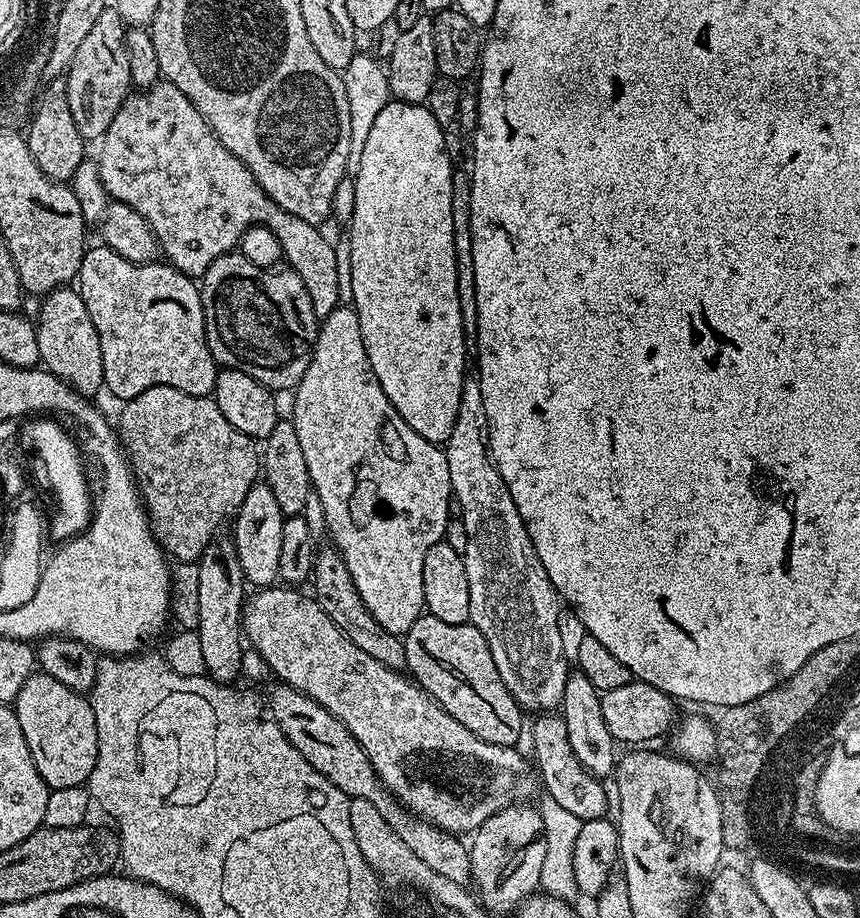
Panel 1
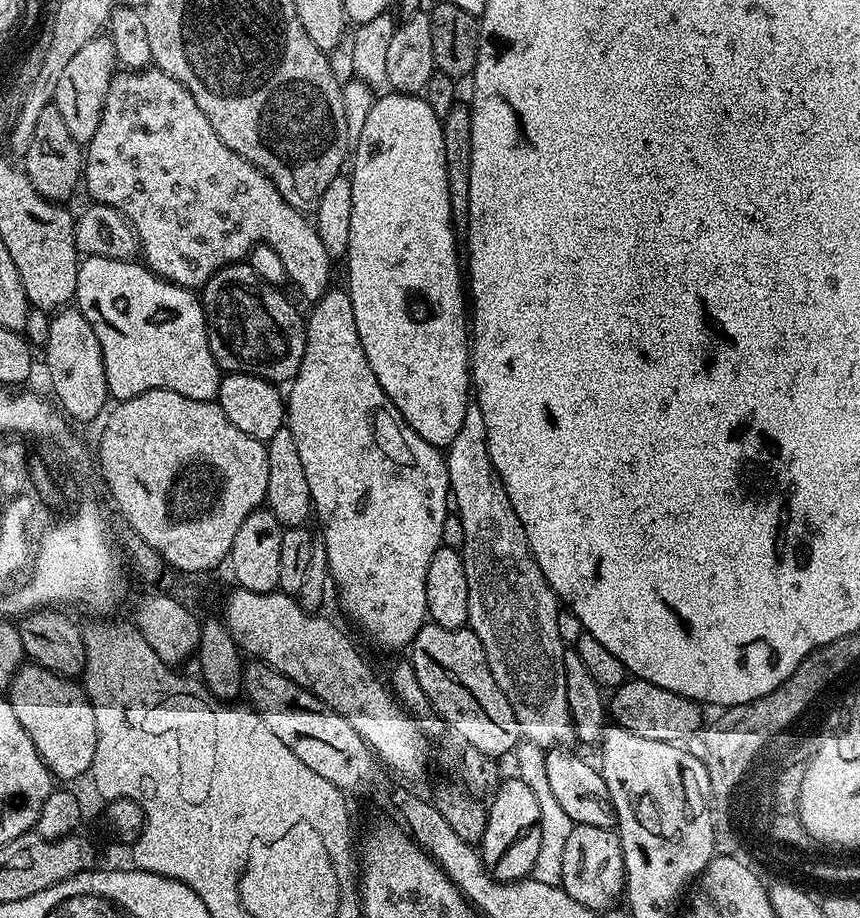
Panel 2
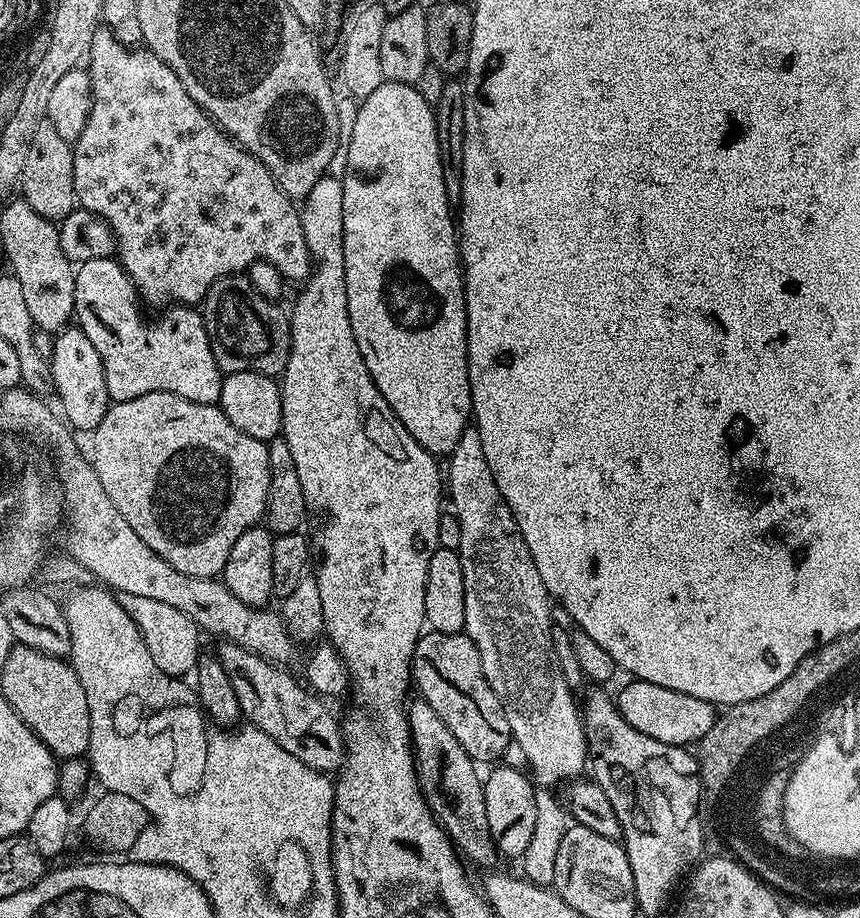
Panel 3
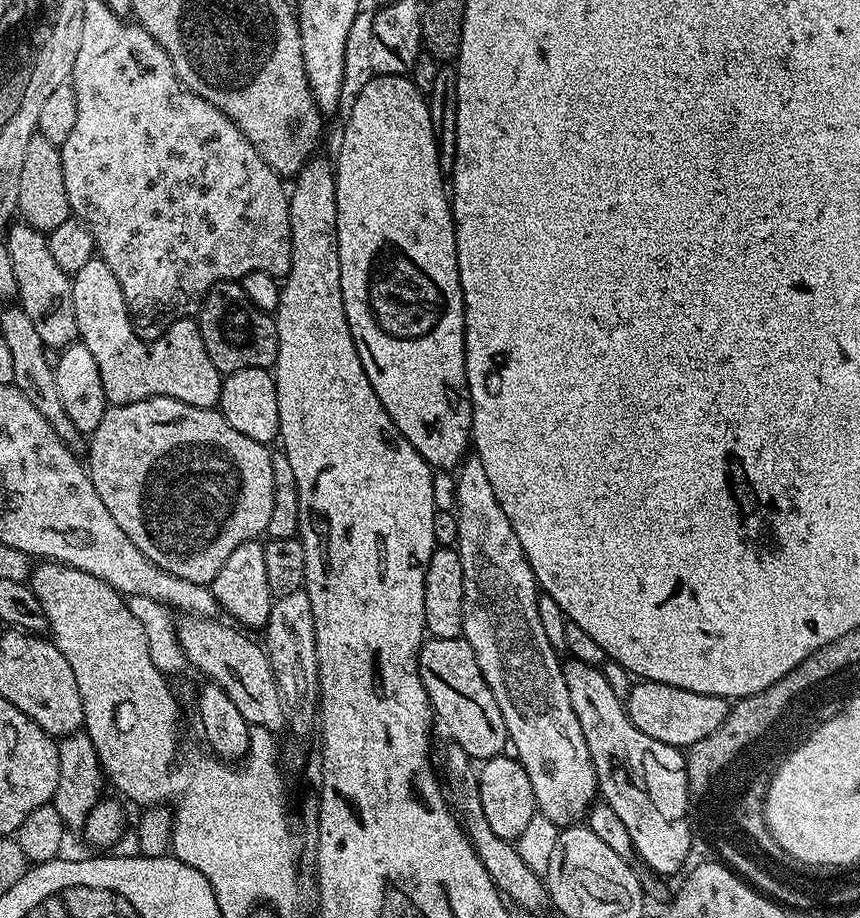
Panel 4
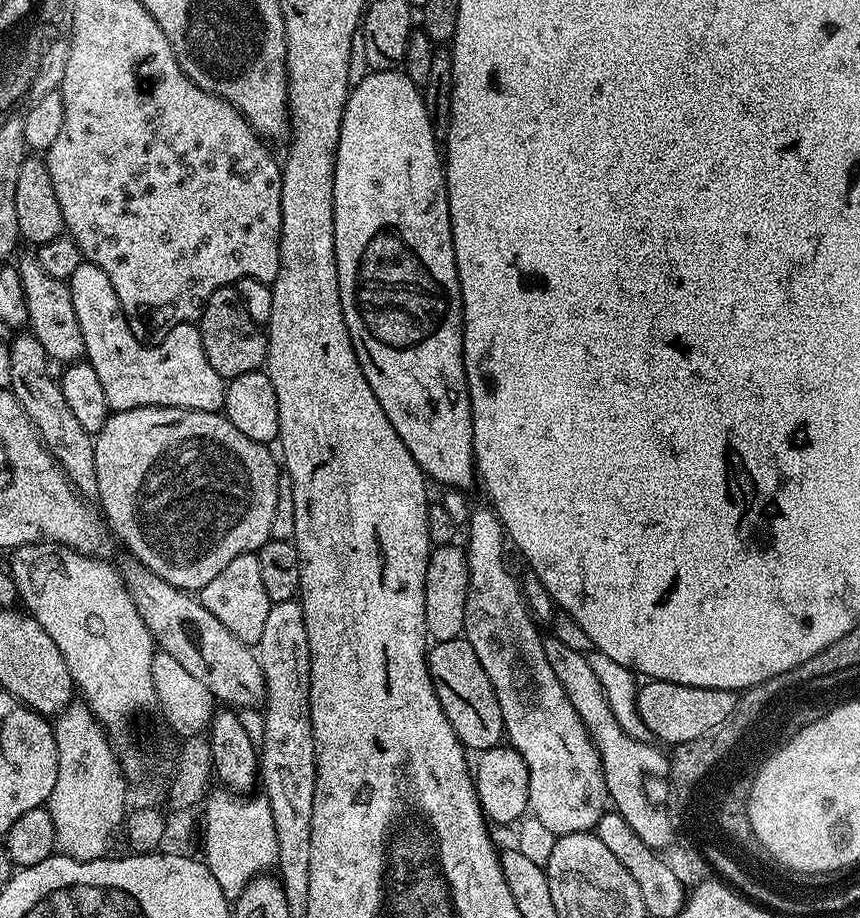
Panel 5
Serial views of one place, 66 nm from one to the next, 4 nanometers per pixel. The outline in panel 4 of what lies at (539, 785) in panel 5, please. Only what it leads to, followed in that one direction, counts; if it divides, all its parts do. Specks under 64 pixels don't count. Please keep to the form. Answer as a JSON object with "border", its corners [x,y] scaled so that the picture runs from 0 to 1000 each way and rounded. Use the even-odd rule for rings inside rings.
{"border":[[[551,495],[545,496],[534,507],[530,516],[528,557],[533,569],[533,586],[529,596],[537,608],[538,696],[553,710],[565,747],[570,747],[574,765],[579,765],[579,773],[584,773],[594,814],[600,814],[599,827],[603,828],[609,842],[616,847],[627,888],[640,891],[640,895],[648,900],[673,899],[695,867],[693,840],[681,813],[681,804],[677,804],[677,791],[672,791],[672,782],[663,770],[663,752],[658,752],[652,716],[640,704],[640,695],[635,695],[630,686],[630,673],[626,673],[626,651],[629,646],[626,644],[623,626],[609,606],[602,582],[598,582],[598,573],[593,573],[593,564],[588,564],[588,556],[584,556],[579,542],[574,542],[570,521],[565,521],[565,512],[558,500]]]}

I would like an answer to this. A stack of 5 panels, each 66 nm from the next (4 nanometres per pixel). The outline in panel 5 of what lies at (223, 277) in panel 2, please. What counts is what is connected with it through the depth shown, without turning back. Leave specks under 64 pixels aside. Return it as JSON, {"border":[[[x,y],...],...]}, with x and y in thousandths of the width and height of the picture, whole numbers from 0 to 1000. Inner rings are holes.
{"border":[[[273,313],[255,314],[249,316],[249,320],[244,320],[244,325],[237,329],[230,356],[240,390],[262,415],[272,413],[277,407],[303,404],[308,400],[312,367],[308,358],[297,353],[291,342],[286,342],[286,333],[279,328]]]}

